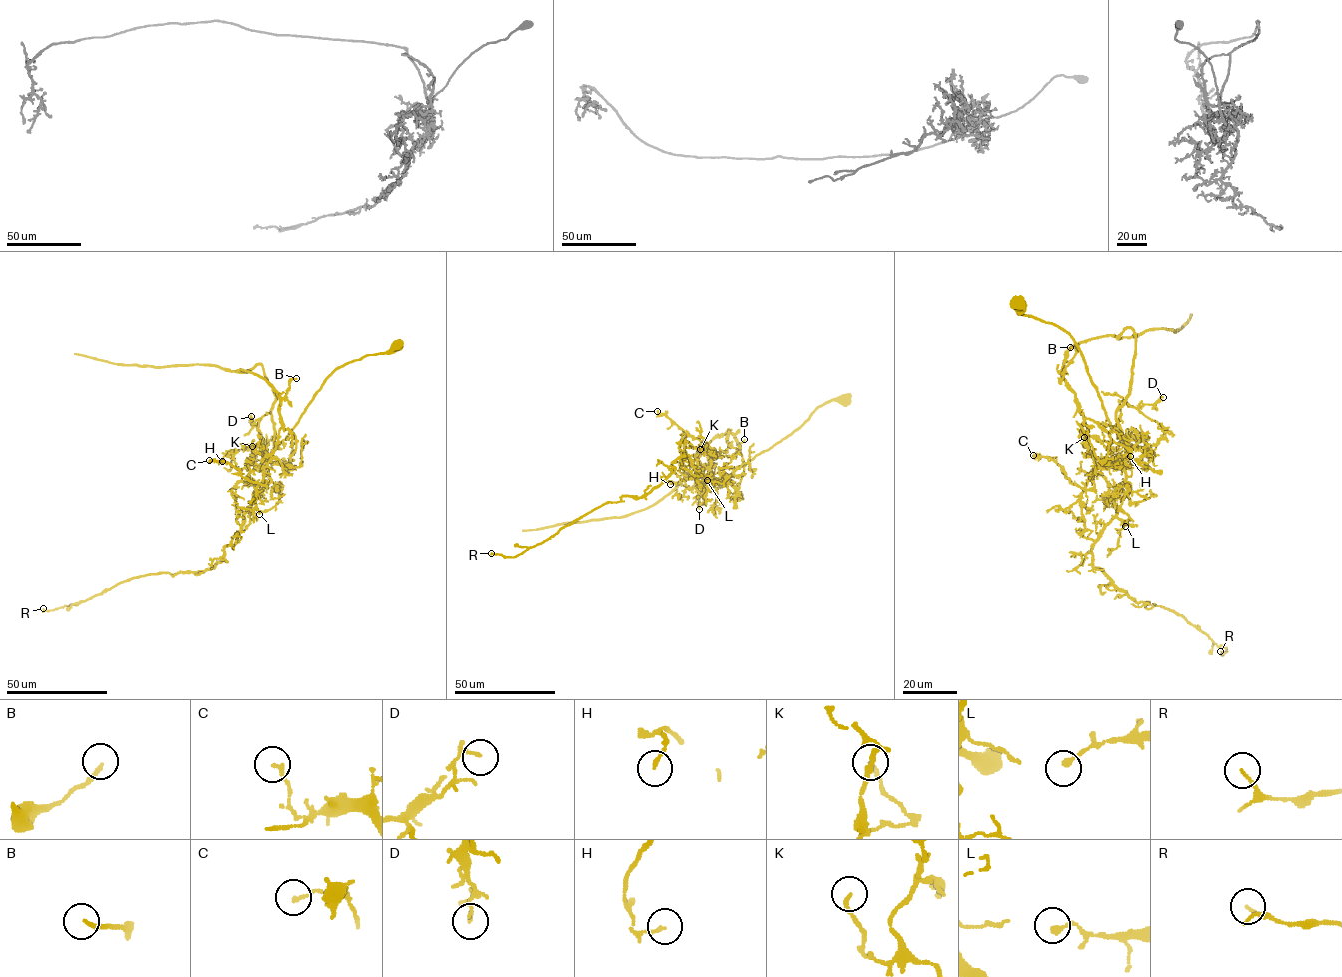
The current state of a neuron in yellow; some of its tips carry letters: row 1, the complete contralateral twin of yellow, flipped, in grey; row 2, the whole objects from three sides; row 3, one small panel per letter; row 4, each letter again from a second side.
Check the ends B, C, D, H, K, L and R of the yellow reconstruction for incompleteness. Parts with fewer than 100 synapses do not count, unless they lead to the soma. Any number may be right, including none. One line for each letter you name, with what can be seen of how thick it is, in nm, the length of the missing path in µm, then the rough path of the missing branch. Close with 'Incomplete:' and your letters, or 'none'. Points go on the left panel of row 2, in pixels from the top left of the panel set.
Incomplete: none

